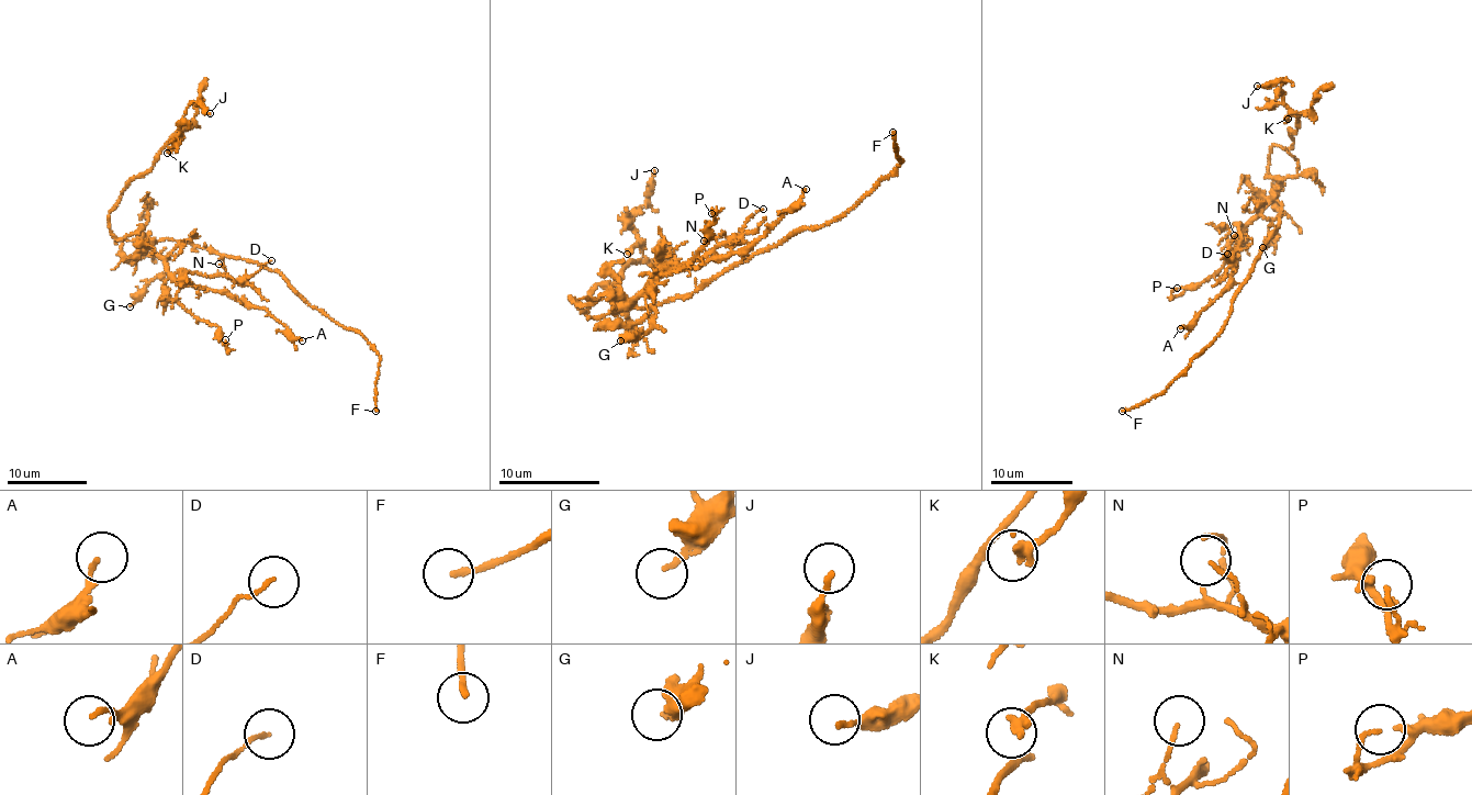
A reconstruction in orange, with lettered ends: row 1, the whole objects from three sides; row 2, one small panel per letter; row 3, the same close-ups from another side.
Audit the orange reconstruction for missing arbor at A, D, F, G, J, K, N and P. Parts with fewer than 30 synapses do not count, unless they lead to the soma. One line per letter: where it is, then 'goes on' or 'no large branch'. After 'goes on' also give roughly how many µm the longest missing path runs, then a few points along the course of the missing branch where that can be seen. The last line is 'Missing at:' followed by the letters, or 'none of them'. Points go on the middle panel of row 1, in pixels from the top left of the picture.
A: (806, 189) | no large branch
D: (763, 209) | no large branch
F: (892, 132) | goes on | 20 µm | (892, 132), (895, 112), (902, 103), (926, 98), (937, 126), (942, 152), (950, 158)
G: (620, 340) | no large branch
J: (654, 170) | no large branch
K: (627, 254) | no large branch
N: (704, 241) | no large branch
P: (711, 213) | no large branch
Missing at: F

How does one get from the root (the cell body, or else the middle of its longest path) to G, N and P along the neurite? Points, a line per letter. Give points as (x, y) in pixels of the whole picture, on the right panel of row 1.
G: (1282, 206), (1279, 201), (1267, 201), (1260, 215), (1270, 220), (1268, 234), (1277, 236), (1262, 247)
N: (1282, 206), (1279, 201), (1267, 201), (1256, 216), (1240, 224), (1242, 246), (1234, 250), (1231, 246), (1234, 235)
P: (1282, 206), (1279, 201), (1267, 201), (1238, 230), (1220, 268), (1201, 284), (1173, 295), (1177, 288)

